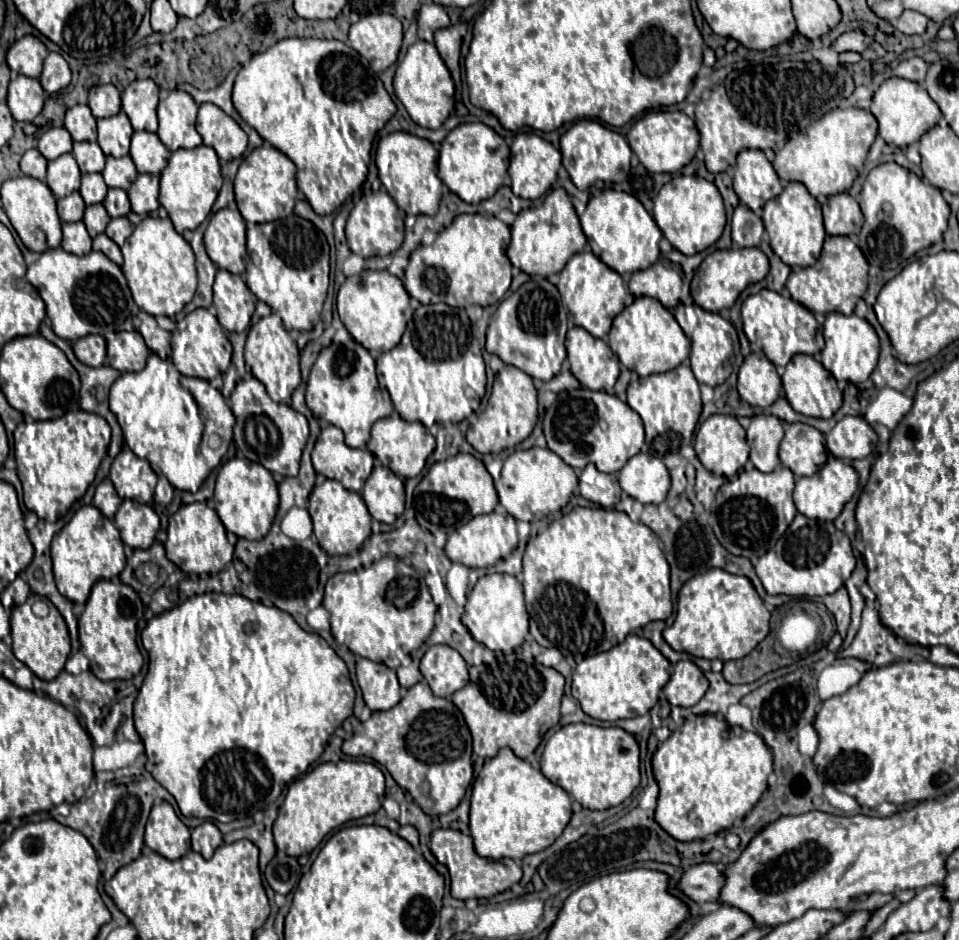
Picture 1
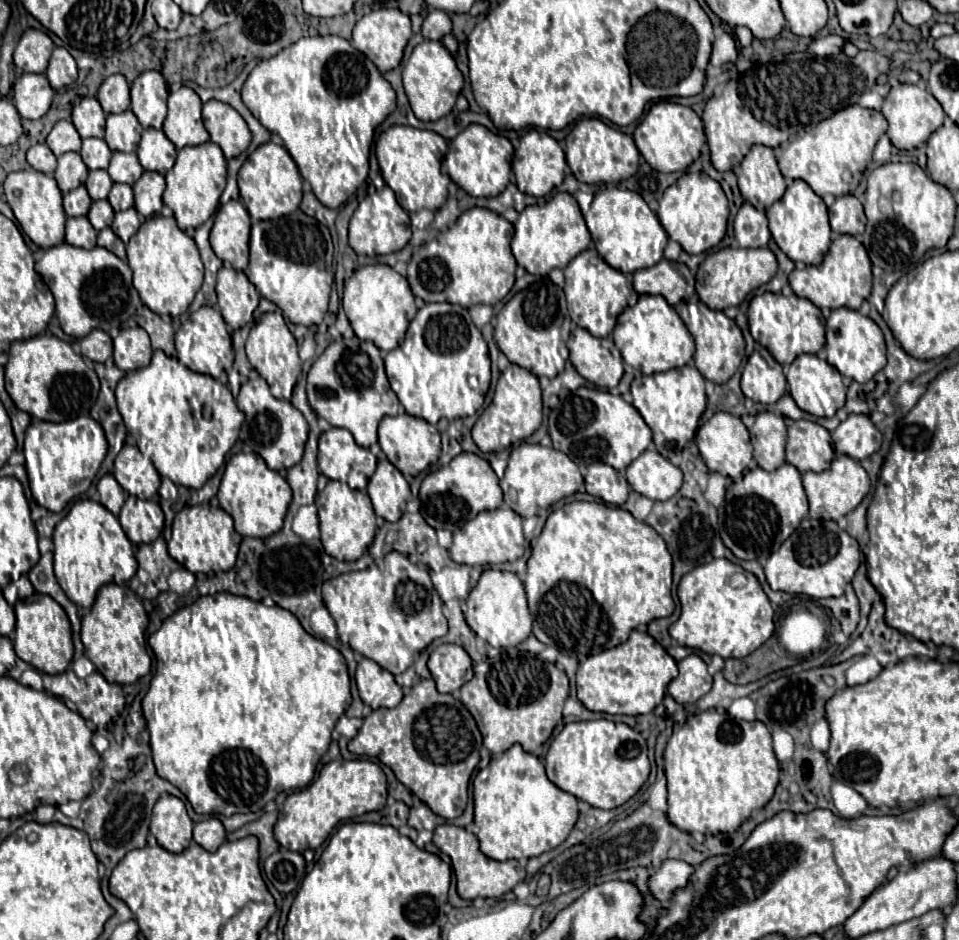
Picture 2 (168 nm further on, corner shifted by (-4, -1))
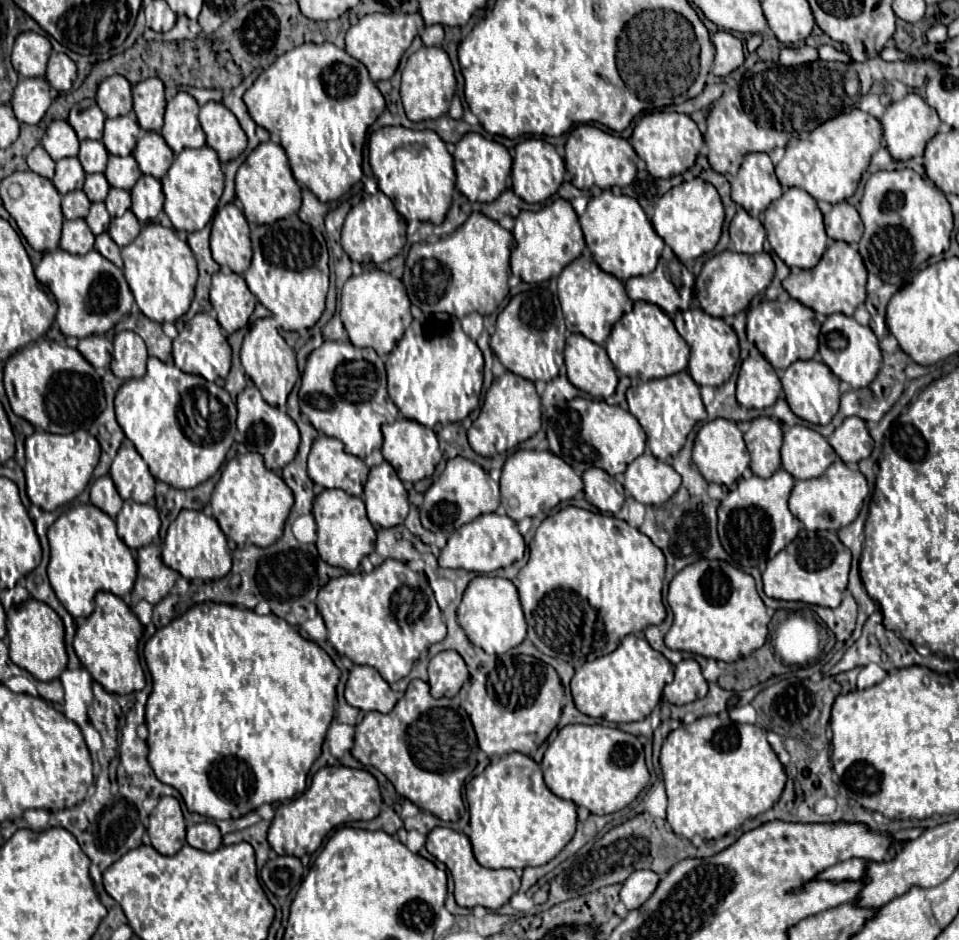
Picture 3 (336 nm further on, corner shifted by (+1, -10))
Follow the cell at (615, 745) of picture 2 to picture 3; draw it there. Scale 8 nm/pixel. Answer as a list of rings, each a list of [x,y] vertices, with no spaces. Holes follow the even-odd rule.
[[[565,725],[549,743],[541,769],[547,787],[561,799],[587,807],[595,815],[607,815],[627,807],[649,783],[641,741],[621,729],[603,725]]]

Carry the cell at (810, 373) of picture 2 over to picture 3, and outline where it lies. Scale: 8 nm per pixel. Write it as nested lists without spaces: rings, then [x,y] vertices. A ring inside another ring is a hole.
[[[795,361],[791,363],[783,377],[781,377],[781,383],[783,383],[783,391],[785,391],[785,397],[787,397],[787,403],[791,407],[791,411],[809,421],[809,423],[817,423],[817,425],[827,425],[831,421],[831,417],[837,413],[839,409],[839,379],[831,373],[831,369],[823,363],[823,361]]]

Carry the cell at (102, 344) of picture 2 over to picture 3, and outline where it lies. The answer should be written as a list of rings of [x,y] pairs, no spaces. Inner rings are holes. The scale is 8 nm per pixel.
[[[89,335],[85,339],[79,339],[79,353],[93,365],[93,367],[105,367],[111,361],[111,341],[105,335]]]

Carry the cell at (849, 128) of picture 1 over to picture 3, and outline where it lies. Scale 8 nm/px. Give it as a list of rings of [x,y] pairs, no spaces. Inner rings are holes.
[[[855,109],[829,119],[813,133],[815,135],[811,139],[799,139],[787,145],[785,157],[775,165],[777,179],[783,187],[805,189],[817,201],[841,203],[855,193],[863,171],[871,163],[873,153],[881,147],[881,123],[875,117]]]

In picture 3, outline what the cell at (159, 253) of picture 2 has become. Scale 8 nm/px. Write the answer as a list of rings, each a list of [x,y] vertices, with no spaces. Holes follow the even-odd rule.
[[[149,223],[141,229],[137,239],[121,249],[123,273],[135,295],[135,303],[145,317],[157,323],[173,323],[187,313],[197,283],[197,261],[191,247],[181,241],[176,230],[159,223]]]

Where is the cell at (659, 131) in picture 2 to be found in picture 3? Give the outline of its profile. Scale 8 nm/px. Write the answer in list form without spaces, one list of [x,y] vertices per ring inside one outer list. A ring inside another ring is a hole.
[[[655,111],[655,113],[645,113],[629,139],[637,155],[645,161],[647,171],[653,177],[663,177],[669,179],[673,175],[685,173],[697,159],[699,149],[703,147],[703,135],[697,127],[697,123],[683,113],[669,113],[669,111]]]

